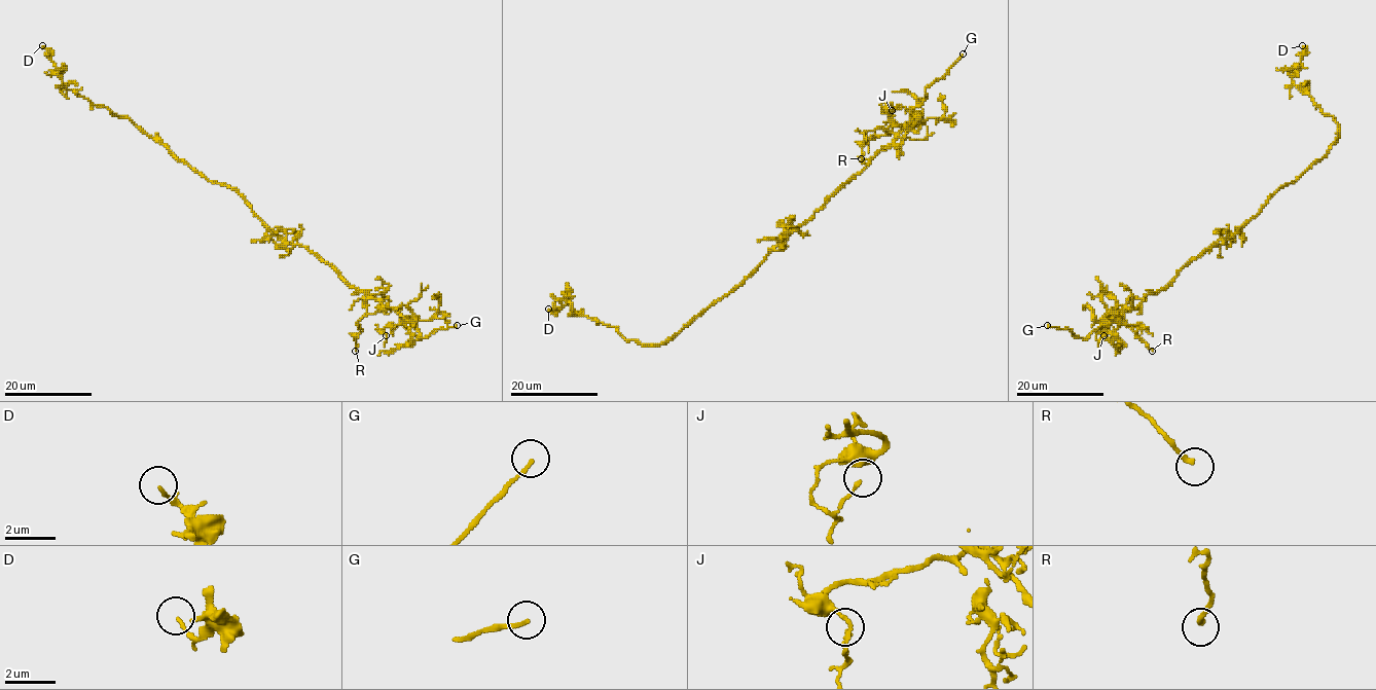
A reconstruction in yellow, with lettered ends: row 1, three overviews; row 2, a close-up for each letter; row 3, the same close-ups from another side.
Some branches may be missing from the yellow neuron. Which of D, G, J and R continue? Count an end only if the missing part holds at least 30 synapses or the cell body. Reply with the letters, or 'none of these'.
G

